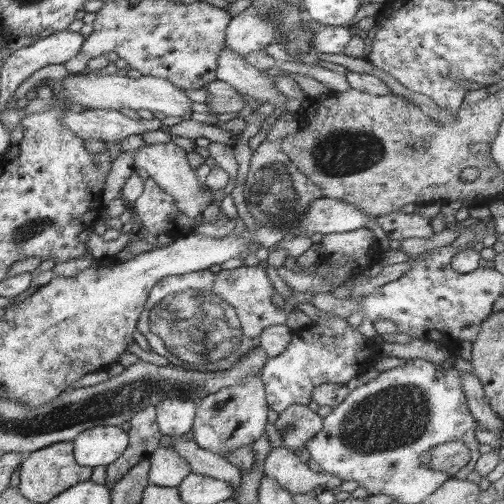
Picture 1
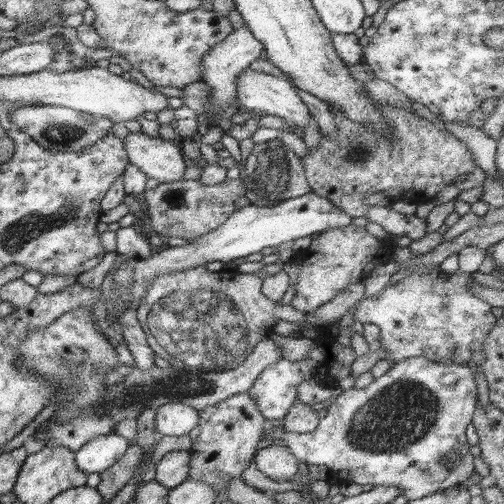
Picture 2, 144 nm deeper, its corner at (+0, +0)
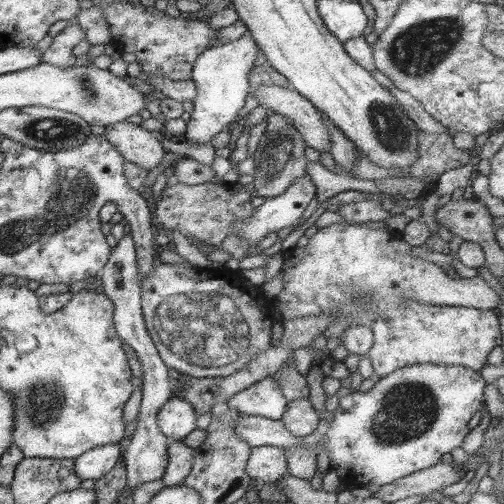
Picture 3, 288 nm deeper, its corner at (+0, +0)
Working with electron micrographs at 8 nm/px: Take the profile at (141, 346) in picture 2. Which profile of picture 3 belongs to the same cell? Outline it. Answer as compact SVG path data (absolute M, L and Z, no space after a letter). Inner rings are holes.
M123 236L117 246L111 250L109 254L109 260L107 264L101 268L101 272L97 274L99 280L101 280L101 288L103 288L103 294L113 302L115 310L113 310L113 330L119 338L119 342L123 346L129 346L131 352L137 356L139 360L139 366L141 366L141 402L139 402L139 414L135 418L135 430L129 438L129 444L125 446L125 452L123 452L123 460L125 460L125 470L127 470L127 480L125 480L125 490L121 496L125 496L125 492L133 494L135 488L139 488L141 484L145 482L153 482L153 480L161 480L163 476L163 470L167 466L167 446L169 446L169 438L159 430L157 426L157 412L161 410L161 406L169 400L171 396L171 384L169 384L169 374L167 374L167 366L161 362L159 354L157 354L157 348L153 346L151 342L151 334L147 334L147 328L145 328L145 320L143 320L143 310L139 306L139 288L141 288L141 276L139 276L139 264L137 264L137 252L135 252L135 242L131 236Z

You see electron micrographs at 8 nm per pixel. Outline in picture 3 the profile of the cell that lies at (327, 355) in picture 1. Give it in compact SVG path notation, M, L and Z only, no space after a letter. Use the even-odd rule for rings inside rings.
M267 376L265 380L249 386L247 390L241 390L237 396L227 400L227 408L237 410L241 416L259 416L267 420L281 420L283 412L287 410L287 400L281 394L279 384L273 380L273 376Z

